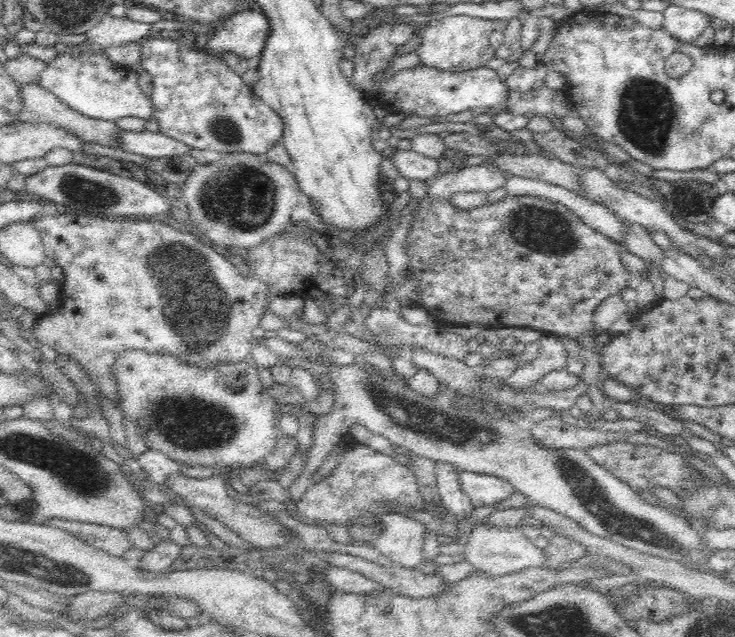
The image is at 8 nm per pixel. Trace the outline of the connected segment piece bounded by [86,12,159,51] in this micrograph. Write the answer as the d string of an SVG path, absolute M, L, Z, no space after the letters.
M107 12L95 27L86 33L86 40L92 49L103 51L110 46L126 46L136 40L145 40L158 32L152 28L152 24L134 22L126 16L115 18Z

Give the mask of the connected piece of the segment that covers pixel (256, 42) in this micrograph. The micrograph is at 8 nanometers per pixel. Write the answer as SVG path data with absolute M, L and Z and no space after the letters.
M257 7L237 12L224 22L218 22L207 34L208 40L200 50L222 59L222 54L237 54L256 61L264 50L269 35L269 22Z

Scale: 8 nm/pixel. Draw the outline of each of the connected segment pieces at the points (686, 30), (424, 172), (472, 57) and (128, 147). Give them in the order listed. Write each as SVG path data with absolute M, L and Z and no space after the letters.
M668 5L663 10L662 28L683 43L699 42L699 37L710 25L711 17L703 12Z
M411 149L398 150L390 159L398 169L399 176L409 182L420 180L428 183L438 174L439 165L436 159L417 154Z
M447 16L423 22L413 36L418 36L421 43L414 53L418 55L419 64L430 68L450 72L466 71L484 67L502 40L507 27L506 20L486 20L477 16Z
M146 130L144 132L122 131L118 138L118 145L124 152L139 154L148 159L188 155L191 150L186 144L173 140L158 131L154 133Z

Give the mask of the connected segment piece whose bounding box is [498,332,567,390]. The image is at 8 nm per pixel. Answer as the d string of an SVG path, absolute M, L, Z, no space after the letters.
M542 332L537 342L540 348L536 358L516 368L506 380L498 384L502 383L514 390L533 390L543 376L565 368L567 352L558 335Z

